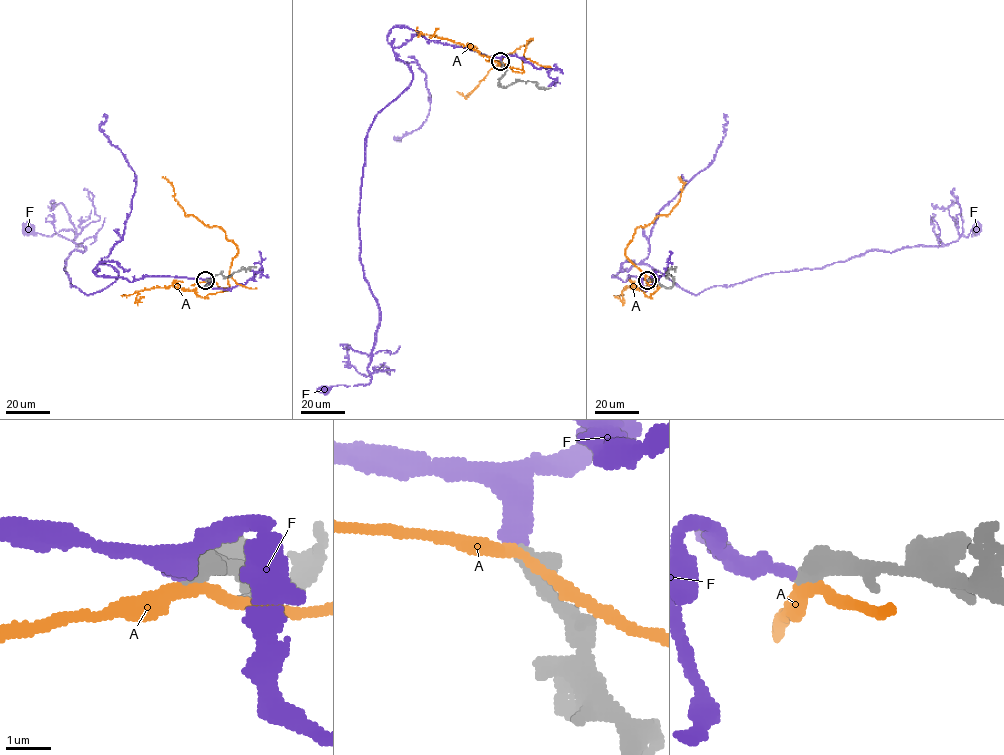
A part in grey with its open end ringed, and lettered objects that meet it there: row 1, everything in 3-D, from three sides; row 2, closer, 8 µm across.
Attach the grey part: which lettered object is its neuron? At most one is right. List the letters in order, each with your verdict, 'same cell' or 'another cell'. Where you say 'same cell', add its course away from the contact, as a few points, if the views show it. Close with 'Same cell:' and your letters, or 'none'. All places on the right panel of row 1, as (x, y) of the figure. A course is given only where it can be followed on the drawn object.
A: another cell
F: same cell; course (647, 280), (612, 277), (645, 263), (698, 294), (774, 272), (822, 268), (870, 250), (943, 246), (977, 230)
Same cell: F

